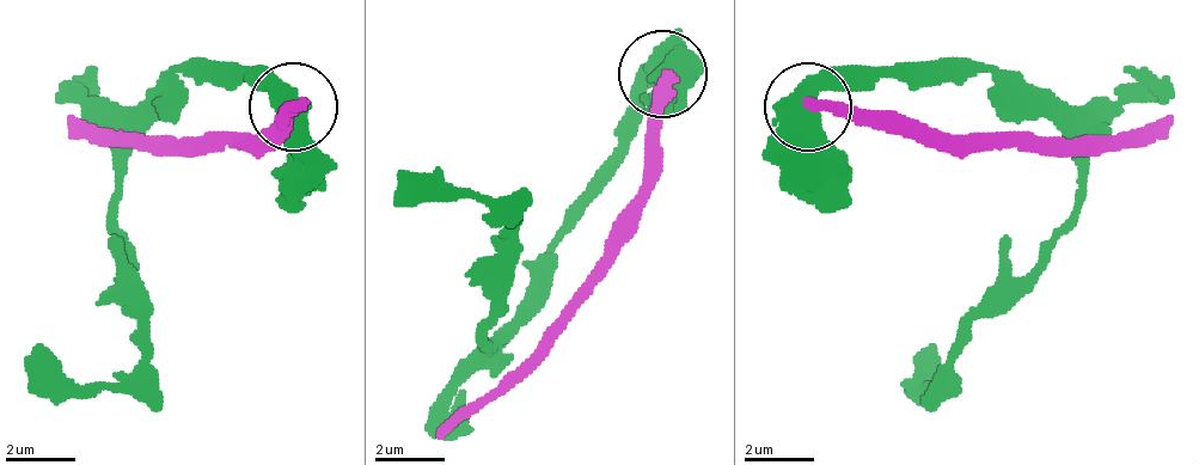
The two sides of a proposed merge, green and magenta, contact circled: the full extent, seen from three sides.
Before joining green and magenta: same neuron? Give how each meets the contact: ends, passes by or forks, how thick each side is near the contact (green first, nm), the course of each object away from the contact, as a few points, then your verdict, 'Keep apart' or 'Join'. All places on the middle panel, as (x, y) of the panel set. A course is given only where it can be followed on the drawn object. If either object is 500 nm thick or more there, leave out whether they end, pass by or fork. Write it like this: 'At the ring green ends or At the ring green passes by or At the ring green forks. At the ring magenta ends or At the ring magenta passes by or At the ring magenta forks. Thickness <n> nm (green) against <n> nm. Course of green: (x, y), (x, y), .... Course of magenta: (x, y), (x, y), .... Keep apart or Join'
Thickness 650 nm (green) against 400 nm. Course of green: (665, 71), (638, 89), (621, 167), (550, 256), (550, 282), (489, 343), (506, 220), (471, 194), (392, 203). Course of magenta: (665, 71), (655, 167), (629, 238), (435, 440). Keep apart

